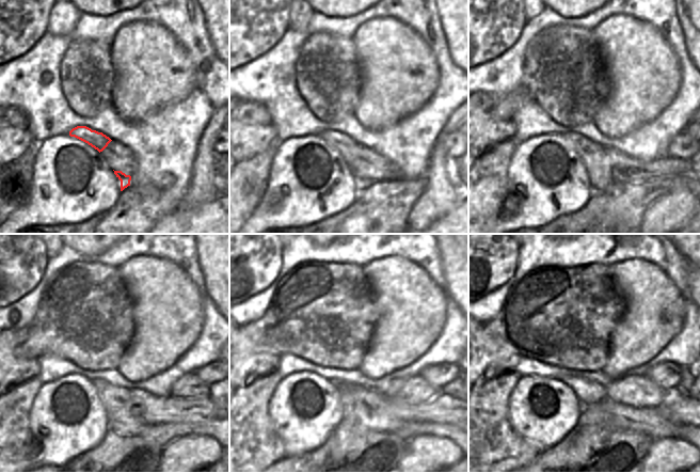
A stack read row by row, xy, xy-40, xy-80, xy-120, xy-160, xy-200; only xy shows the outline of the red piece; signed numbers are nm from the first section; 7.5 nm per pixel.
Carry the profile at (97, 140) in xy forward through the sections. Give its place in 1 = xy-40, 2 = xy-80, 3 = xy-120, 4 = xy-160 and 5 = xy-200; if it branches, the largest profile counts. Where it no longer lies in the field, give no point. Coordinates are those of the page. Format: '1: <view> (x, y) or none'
1: xy-40 (349, 150)
2: xy-80 (592, 155)
3: xy-120 (122, 419)
4: xy-160 (378, 416)
5: xy-200 (642, 424)

